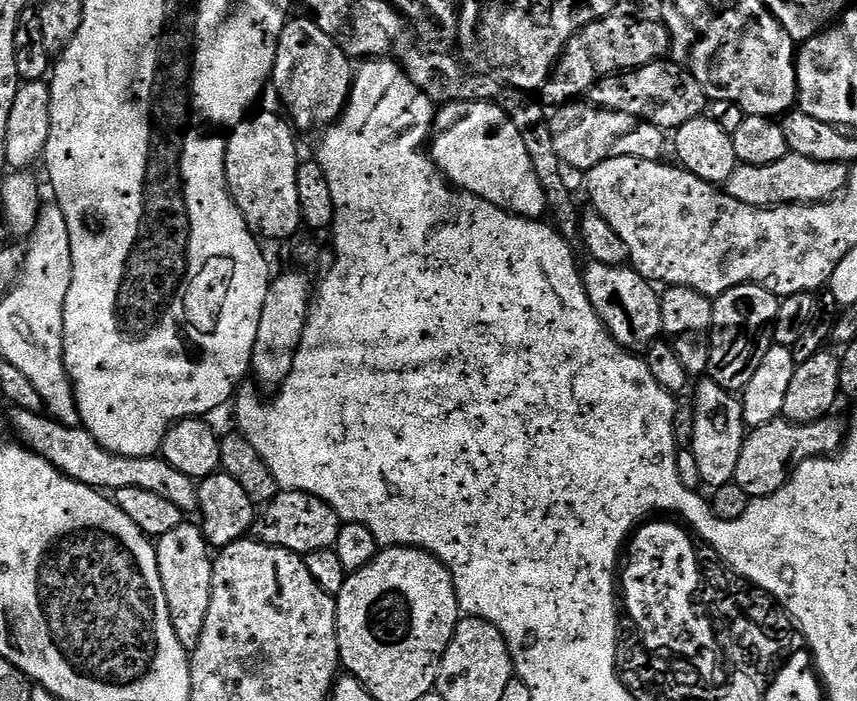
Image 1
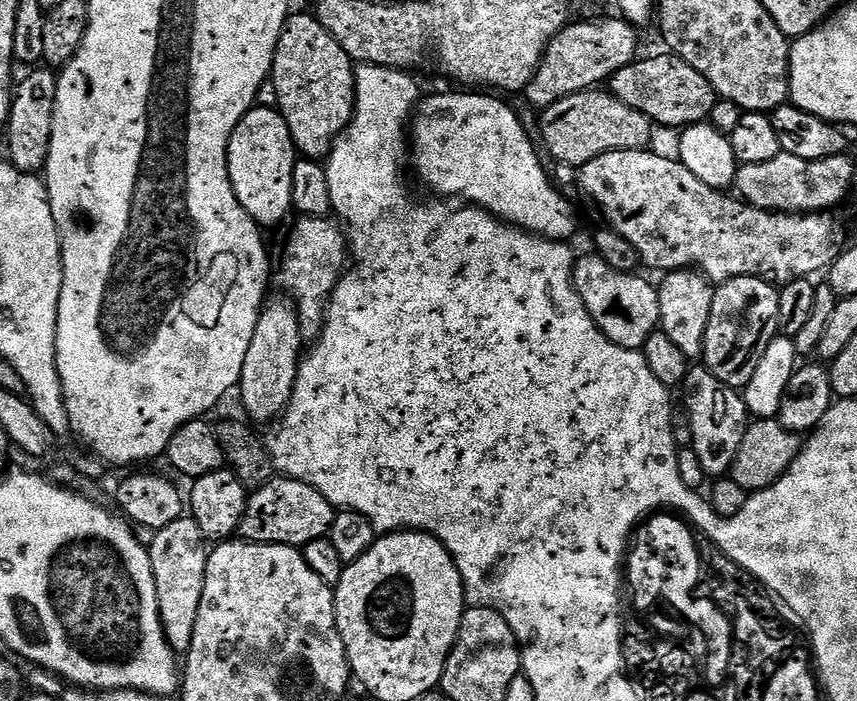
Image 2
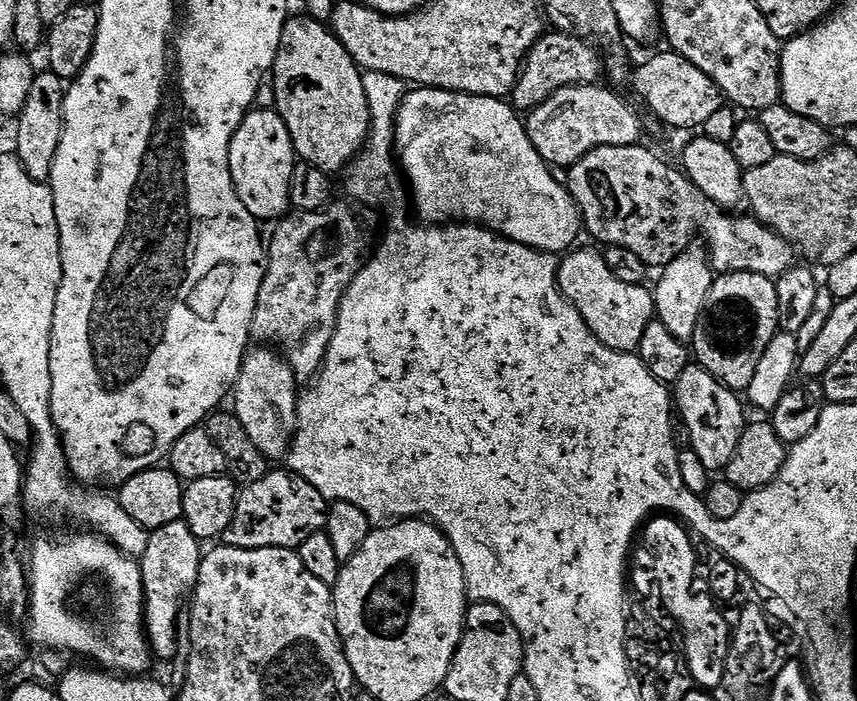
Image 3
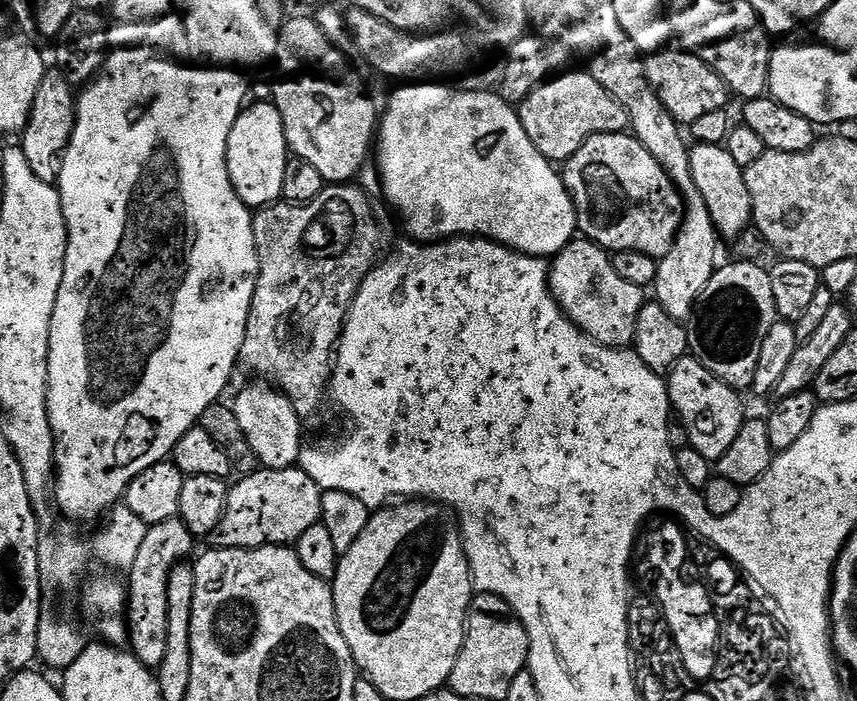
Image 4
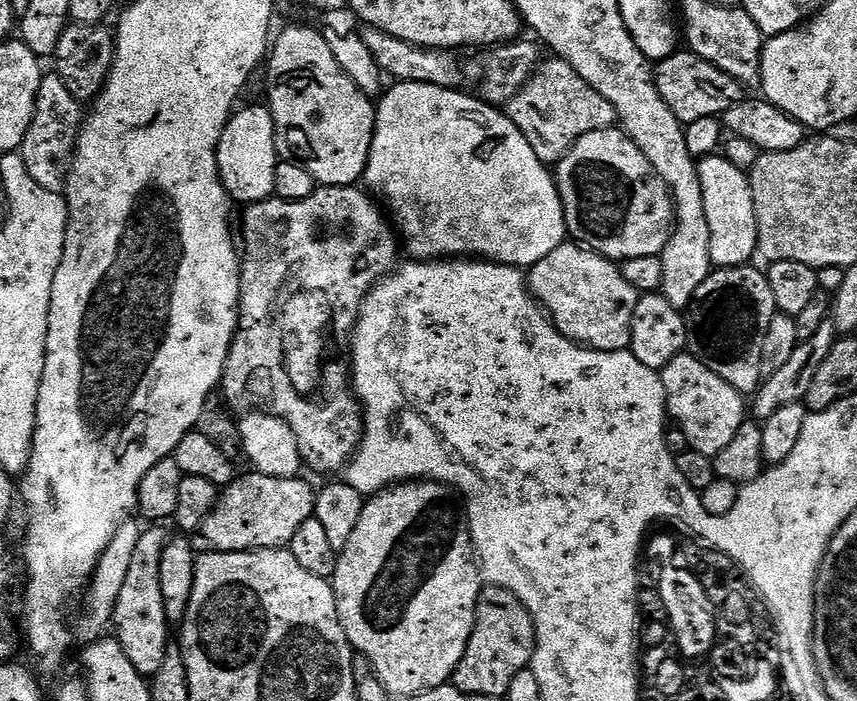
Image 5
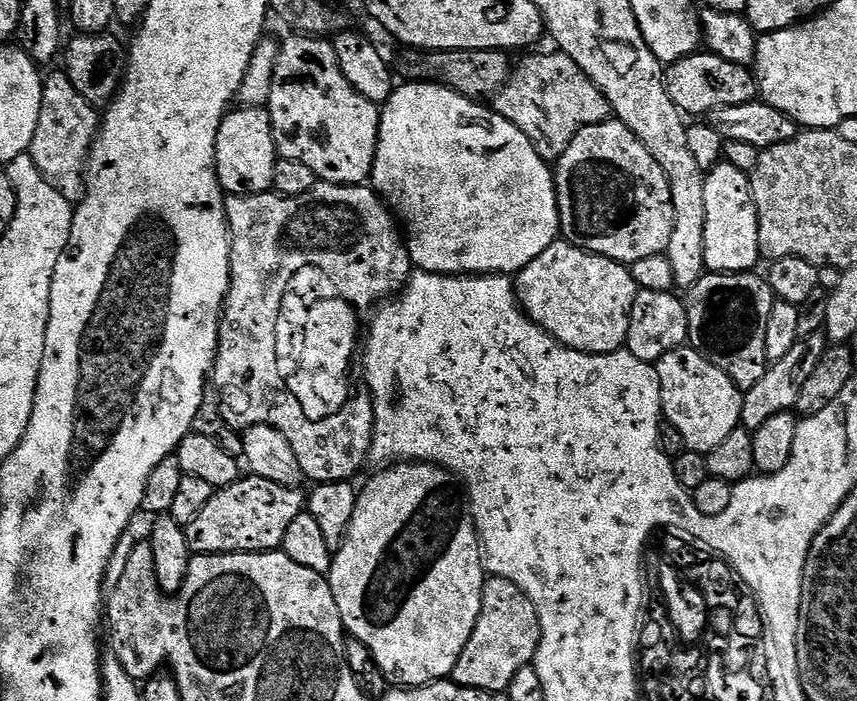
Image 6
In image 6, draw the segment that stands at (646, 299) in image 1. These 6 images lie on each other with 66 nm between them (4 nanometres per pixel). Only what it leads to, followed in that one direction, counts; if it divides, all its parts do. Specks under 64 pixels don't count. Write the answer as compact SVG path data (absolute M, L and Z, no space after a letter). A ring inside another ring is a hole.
M557 242L542 250L542 254L538 254L538 258L534 258L534 262L530 262L522 271L515 273L514 287L524 313L539 328L545 328L558 343L579 352L589 352L592 356L619 352L627 345L630 310L634 310L634 298L638 291L629 265L596 256L567 242Z

